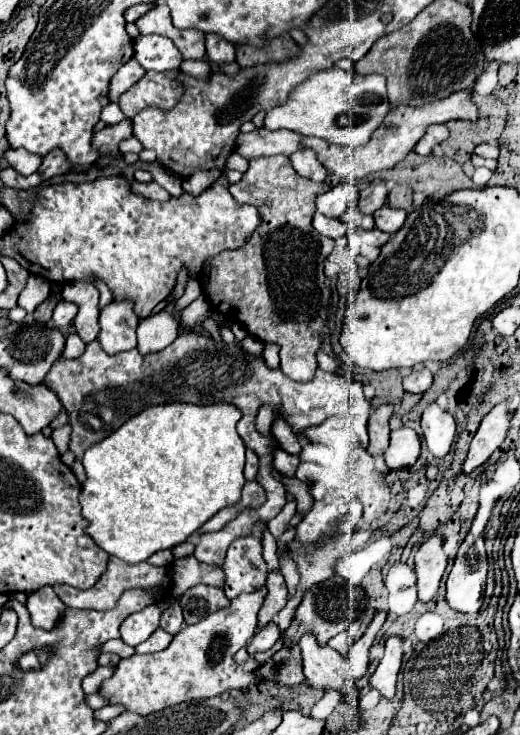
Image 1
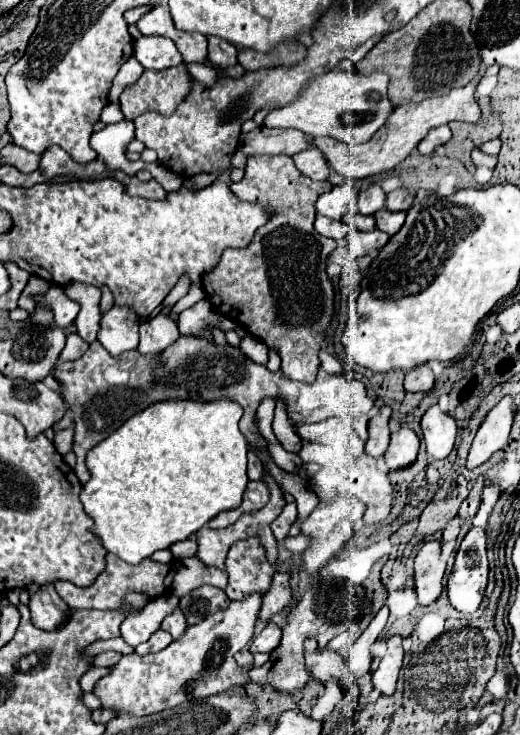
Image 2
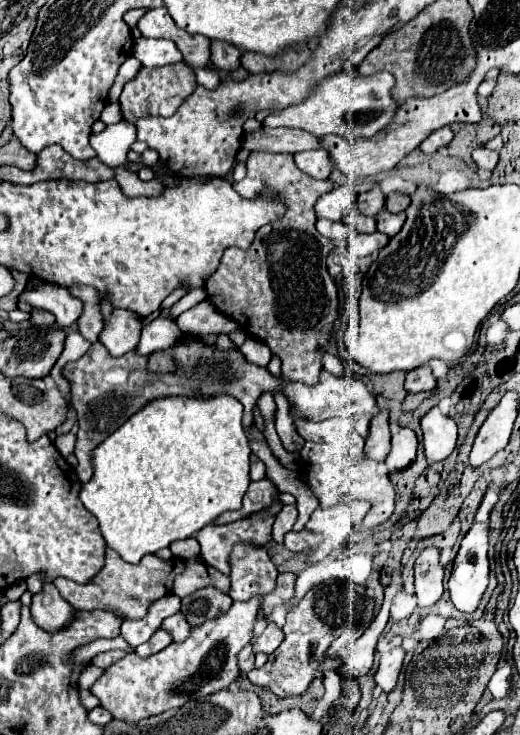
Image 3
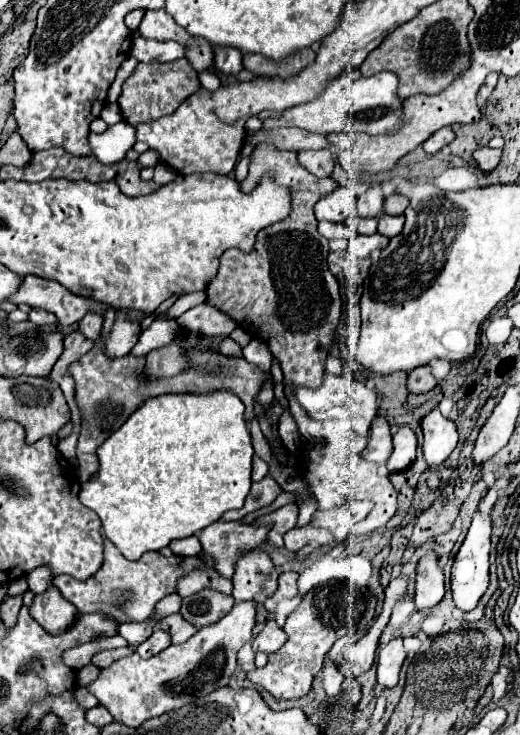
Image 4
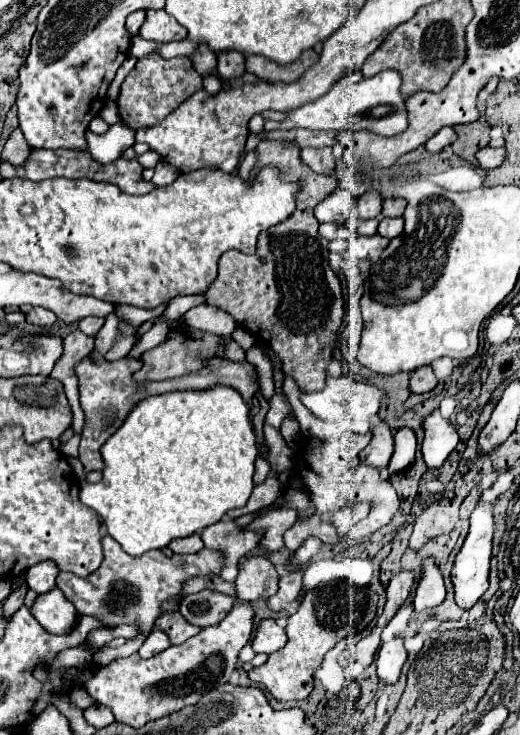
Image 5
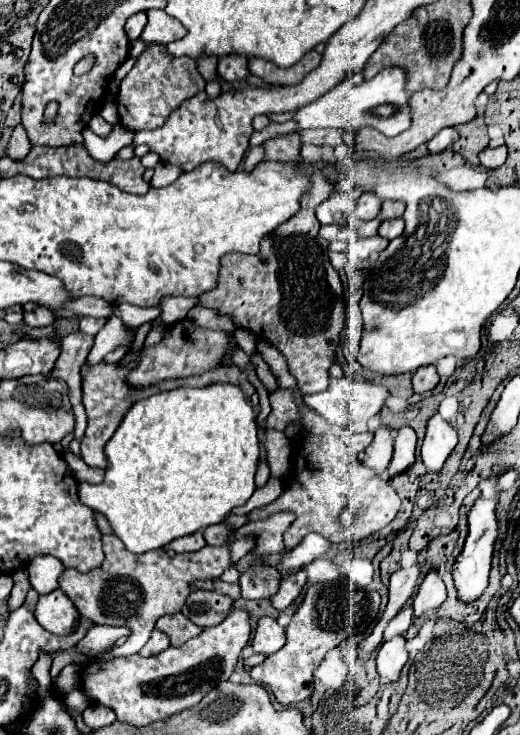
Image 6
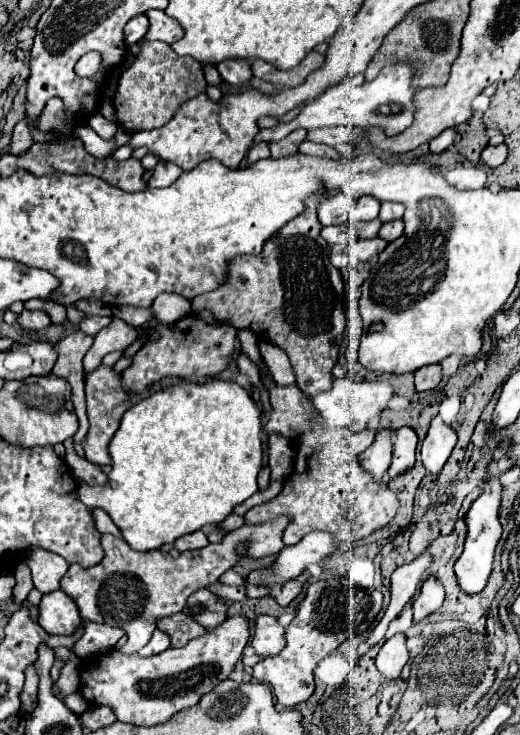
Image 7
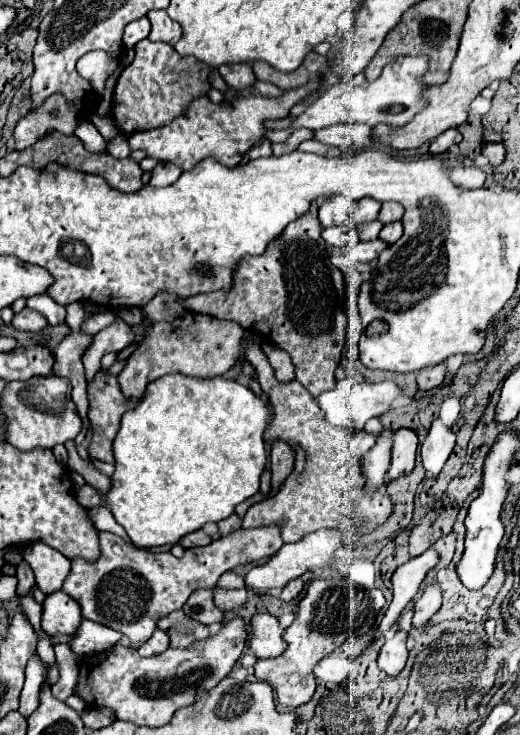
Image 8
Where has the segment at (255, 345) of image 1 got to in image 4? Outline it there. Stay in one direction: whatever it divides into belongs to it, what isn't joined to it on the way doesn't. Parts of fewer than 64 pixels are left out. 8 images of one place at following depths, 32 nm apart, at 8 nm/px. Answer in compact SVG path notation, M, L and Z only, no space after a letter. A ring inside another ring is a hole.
M252 339L250 343L242 349L242 354L248 362L253 362L264 372L270 374L273 355L268 345L259 339Z

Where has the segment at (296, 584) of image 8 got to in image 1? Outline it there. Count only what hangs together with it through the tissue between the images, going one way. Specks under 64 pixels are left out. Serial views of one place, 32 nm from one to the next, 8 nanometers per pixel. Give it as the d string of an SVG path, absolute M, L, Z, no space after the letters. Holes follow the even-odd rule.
M280 572L268 574L266 588L268 588L268 596L266 596L266 600L264 600L264 604L258 612L258 626L266 626L272 620L272 616L286 606L288 590L286 590L286 584L284 584L284 576Z

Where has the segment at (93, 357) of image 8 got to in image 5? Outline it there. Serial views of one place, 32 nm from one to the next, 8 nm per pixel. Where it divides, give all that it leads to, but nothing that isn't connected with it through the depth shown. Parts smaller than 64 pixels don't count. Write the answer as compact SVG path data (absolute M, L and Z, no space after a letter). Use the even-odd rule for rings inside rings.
M110 312L108 318L106 318L106 322L104 322L104 326L102 326L102 330L100 330L98 336L96 336L94 354L102 354L102 356L104 356L104 354L110 350L114 338L116 338L116 334L118 334L118 322L120 322L118 316L116 316L114 312Z

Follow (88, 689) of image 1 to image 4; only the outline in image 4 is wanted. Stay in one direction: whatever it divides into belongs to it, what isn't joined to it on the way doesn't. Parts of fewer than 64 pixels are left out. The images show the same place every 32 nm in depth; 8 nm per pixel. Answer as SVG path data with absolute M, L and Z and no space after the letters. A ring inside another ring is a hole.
M94 664L84 666L84 668L78 672L78 686L88 688L88 684L92 684L92 680L96 680L98 674L100 674L100 668L96 668Z

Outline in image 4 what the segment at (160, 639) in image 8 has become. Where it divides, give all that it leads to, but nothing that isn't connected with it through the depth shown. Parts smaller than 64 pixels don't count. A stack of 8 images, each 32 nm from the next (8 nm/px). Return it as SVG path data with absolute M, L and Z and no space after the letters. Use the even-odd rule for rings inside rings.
M154 630L154 634L146 640L146 642L142 642L138 648L136 648L136 652L142 656L142 658L150 658L150 656L154 656L154 654L158 654L160 650L164 650L164 648L168 648L170 646L170 636L168 636L168 632L164 632L164 630Z

